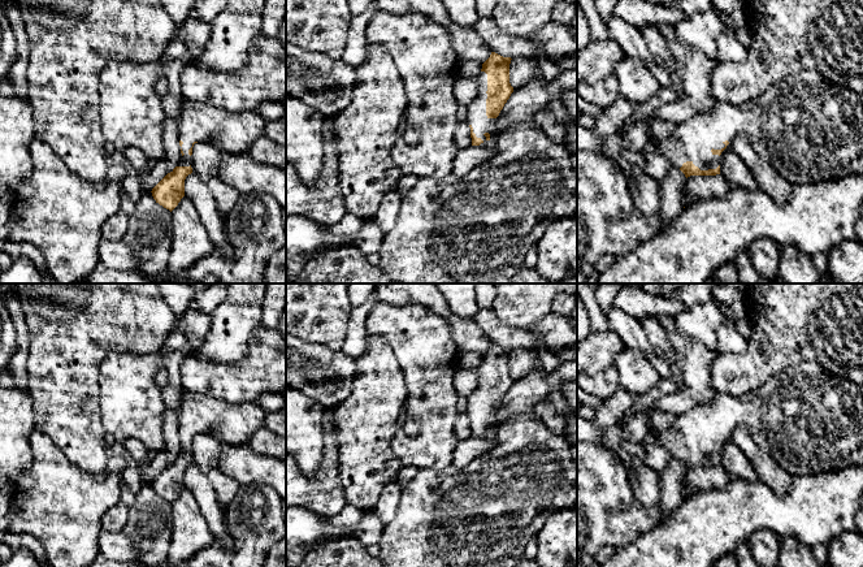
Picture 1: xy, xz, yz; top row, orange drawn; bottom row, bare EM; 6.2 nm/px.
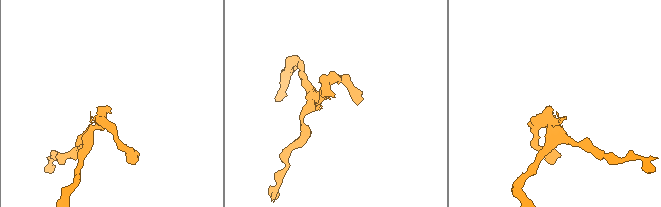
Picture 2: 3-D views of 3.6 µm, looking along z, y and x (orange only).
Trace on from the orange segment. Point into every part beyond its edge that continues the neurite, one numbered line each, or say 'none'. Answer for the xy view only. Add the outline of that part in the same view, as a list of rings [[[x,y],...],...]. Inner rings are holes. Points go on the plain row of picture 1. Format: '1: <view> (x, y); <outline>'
1: xy (231, 423); [[[186,394],[178,416],[179,432],[183,433],[181,440],[185,445],[178,458],[191,456],[188,441],[194,433],[208,433],[227,446],[248,443],[253,433],[265,427],[266,414],[257,401],[233,403],[204,394]]]

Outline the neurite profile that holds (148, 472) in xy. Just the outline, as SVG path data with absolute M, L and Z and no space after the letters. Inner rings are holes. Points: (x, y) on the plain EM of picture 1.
M165 449L155 453L153 460L139 469L142 484L152 481L168 466L168 463L169 459Z

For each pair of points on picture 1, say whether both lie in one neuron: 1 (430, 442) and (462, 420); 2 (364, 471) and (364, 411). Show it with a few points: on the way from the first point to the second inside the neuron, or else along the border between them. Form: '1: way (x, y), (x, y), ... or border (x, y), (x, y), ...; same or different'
1: border (456, 412), (455, 435), (459, 438); different
2: way (364, 457), (364, 425); same

